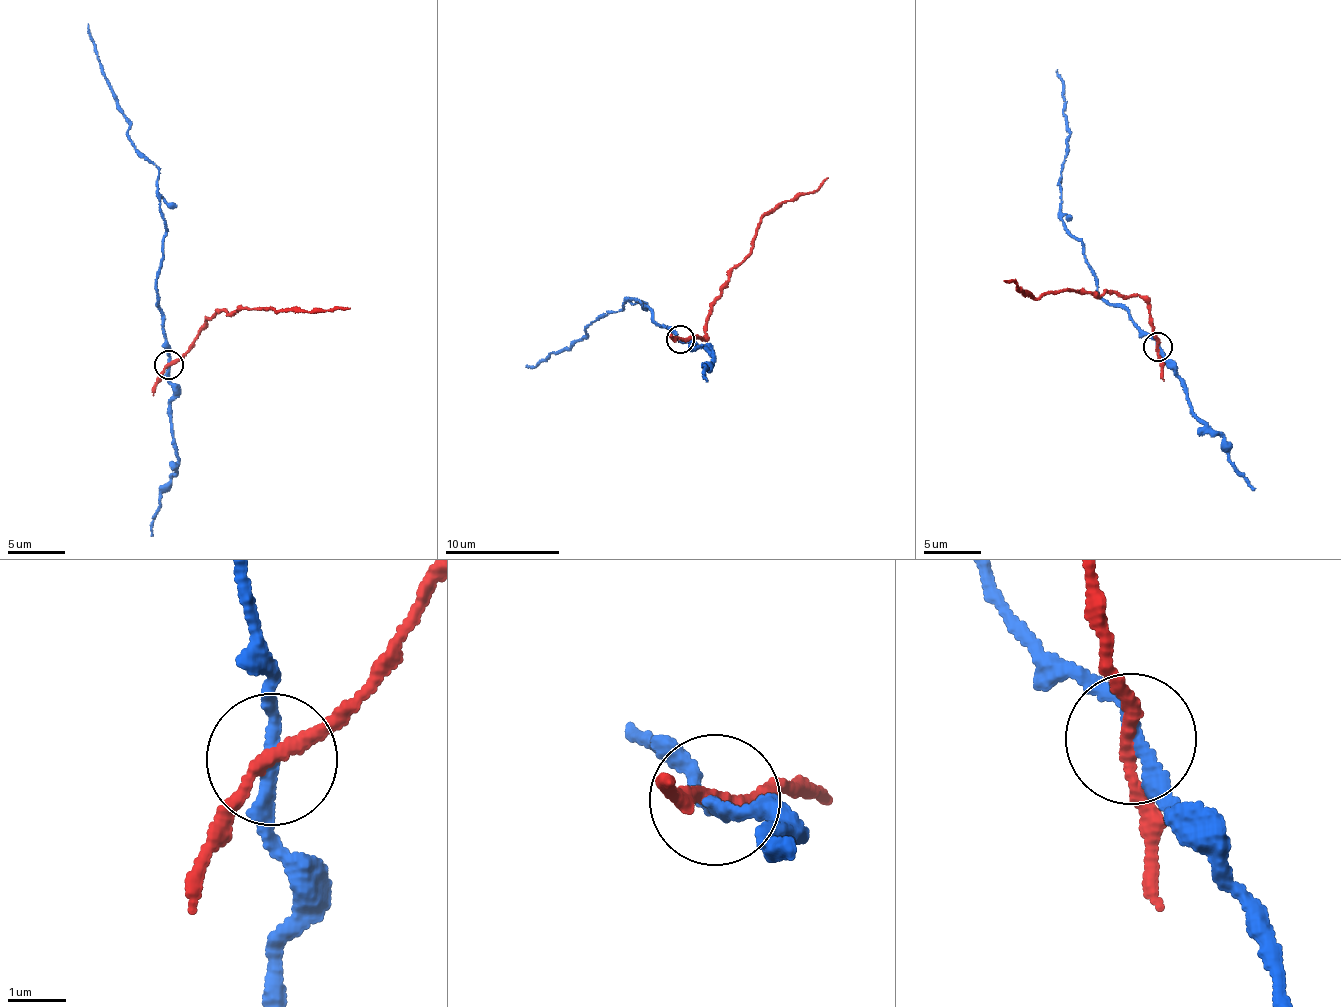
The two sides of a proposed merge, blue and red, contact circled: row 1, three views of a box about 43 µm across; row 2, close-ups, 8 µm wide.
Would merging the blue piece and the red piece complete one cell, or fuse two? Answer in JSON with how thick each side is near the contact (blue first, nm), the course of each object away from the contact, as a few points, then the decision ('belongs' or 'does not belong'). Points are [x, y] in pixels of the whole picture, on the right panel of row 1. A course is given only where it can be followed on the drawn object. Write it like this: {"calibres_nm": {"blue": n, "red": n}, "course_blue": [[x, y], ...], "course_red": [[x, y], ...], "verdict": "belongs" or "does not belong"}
{"calibres_nm": {"blue": 200, "red": 220}, "course_blue": [[1158, 346], [1128, 313], [1098, 294], [1098, 280], [1082, 242], [1060, 218], [1060, 189], [1070, 134], [1056, 68]], "course_red": [[1158, 346], [1139, 296], [1109, 292], [1099, 295], [1077, 289], [1040, 296], [1022, 294], [1018, 284], [1005, 280]], "verdict": "does not belong"}

